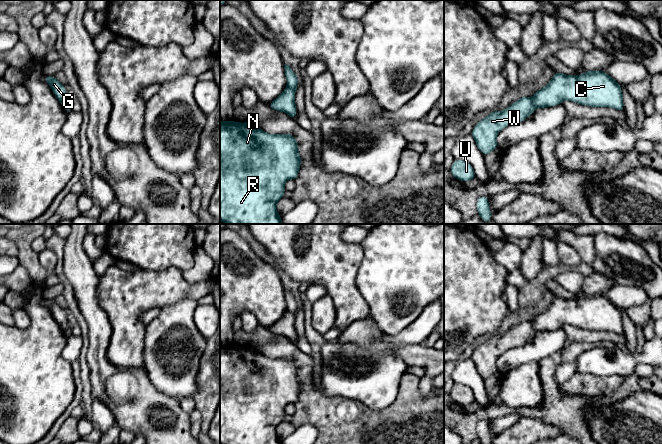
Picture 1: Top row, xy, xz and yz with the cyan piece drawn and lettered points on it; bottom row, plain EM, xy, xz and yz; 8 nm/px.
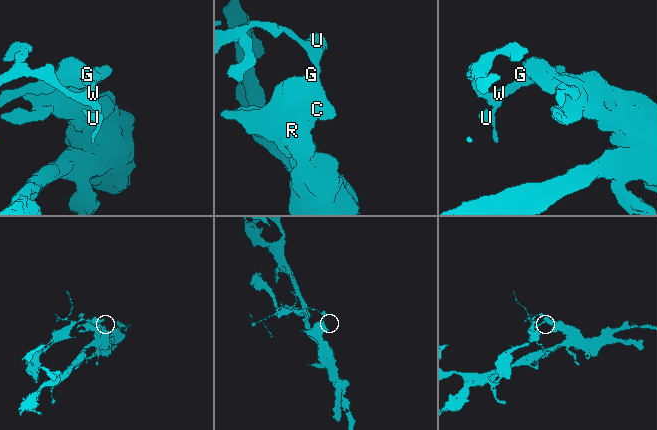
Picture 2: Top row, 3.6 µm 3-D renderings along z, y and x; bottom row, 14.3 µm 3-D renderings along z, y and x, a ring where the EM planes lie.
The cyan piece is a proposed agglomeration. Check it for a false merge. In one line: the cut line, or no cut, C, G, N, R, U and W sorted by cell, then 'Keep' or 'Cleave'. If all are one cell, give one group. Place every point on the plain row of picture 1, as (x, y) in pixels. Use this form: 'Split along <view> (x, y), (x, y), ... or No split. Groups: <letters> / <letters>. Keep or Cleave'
Split along yz (531, 323), (535, 332). Groups: C G N R / U W. Cleave

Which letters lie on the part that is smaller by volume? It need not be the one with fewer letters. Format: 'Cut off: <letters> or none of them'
Cut off: U, W

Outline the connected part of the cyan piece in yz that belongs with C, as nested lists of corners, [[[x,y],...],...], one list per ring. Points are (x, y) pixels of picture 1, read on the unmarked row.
[[[603,294],[586,295],[579,300],[556,295],[551,305],[532,321],[535,332],[556,330],[564,324],[618,335],[625,333],[621,310]]]

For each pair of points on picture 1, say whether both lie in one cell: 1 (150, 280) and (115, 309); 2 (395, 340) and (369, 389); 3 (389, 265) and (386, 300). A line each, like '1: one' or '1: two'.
1: one
2: one
3: one

